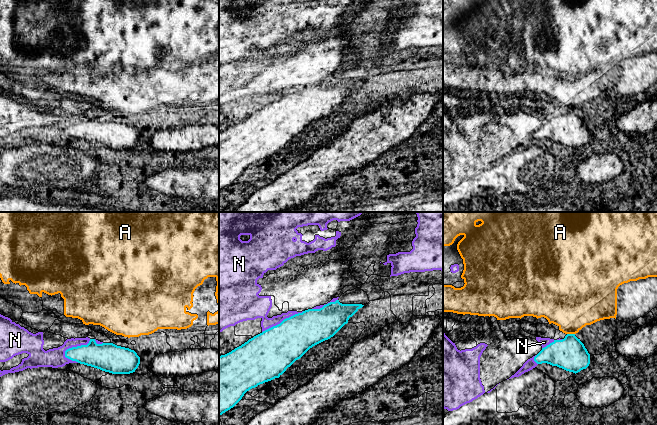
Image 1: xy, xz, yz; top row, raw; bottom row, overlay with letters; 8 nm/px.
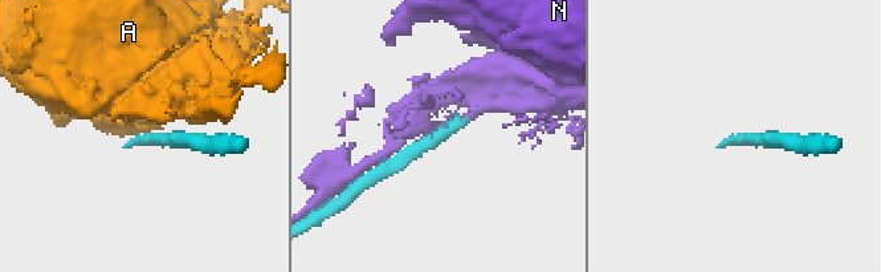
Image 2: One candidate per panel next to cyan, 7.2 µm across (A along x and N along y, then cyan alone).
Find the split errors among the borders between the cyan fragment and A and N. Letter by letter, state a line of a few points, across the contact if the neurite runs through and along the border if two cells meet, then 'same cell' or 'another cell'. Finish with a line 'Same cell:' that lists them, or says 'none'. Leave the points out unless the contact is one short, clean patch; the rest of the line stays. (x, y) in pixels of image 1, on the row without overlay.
A: line yz (567, 109), (574, 110); another cell
N: another cell
Same cell: none

